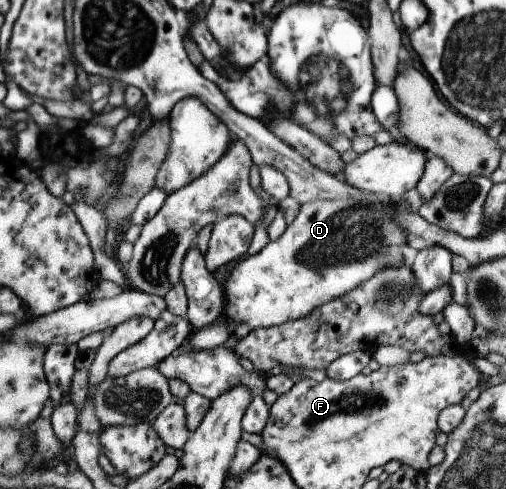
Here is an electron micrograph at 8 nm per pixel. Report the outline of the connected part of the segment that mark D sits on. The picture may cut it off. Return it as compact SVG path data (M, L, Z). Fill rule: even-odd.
M363 193L360 200L355 197L341 200L314 200L301 204L299 212L284 232L246 259L238 261L229 273L224 287L221 287L205 266L203 255L194 244L182 256L179 281L183 283L187 297L185 319L190 327L201 330L219 320L229 321L232 327L244 323L249 330L277 326L285 321L304 317L309 311L324 302L344 298L346 293L365 282L373 273L386 266L402 264L402 247L405 233L395 221L393 201L386 196Z

